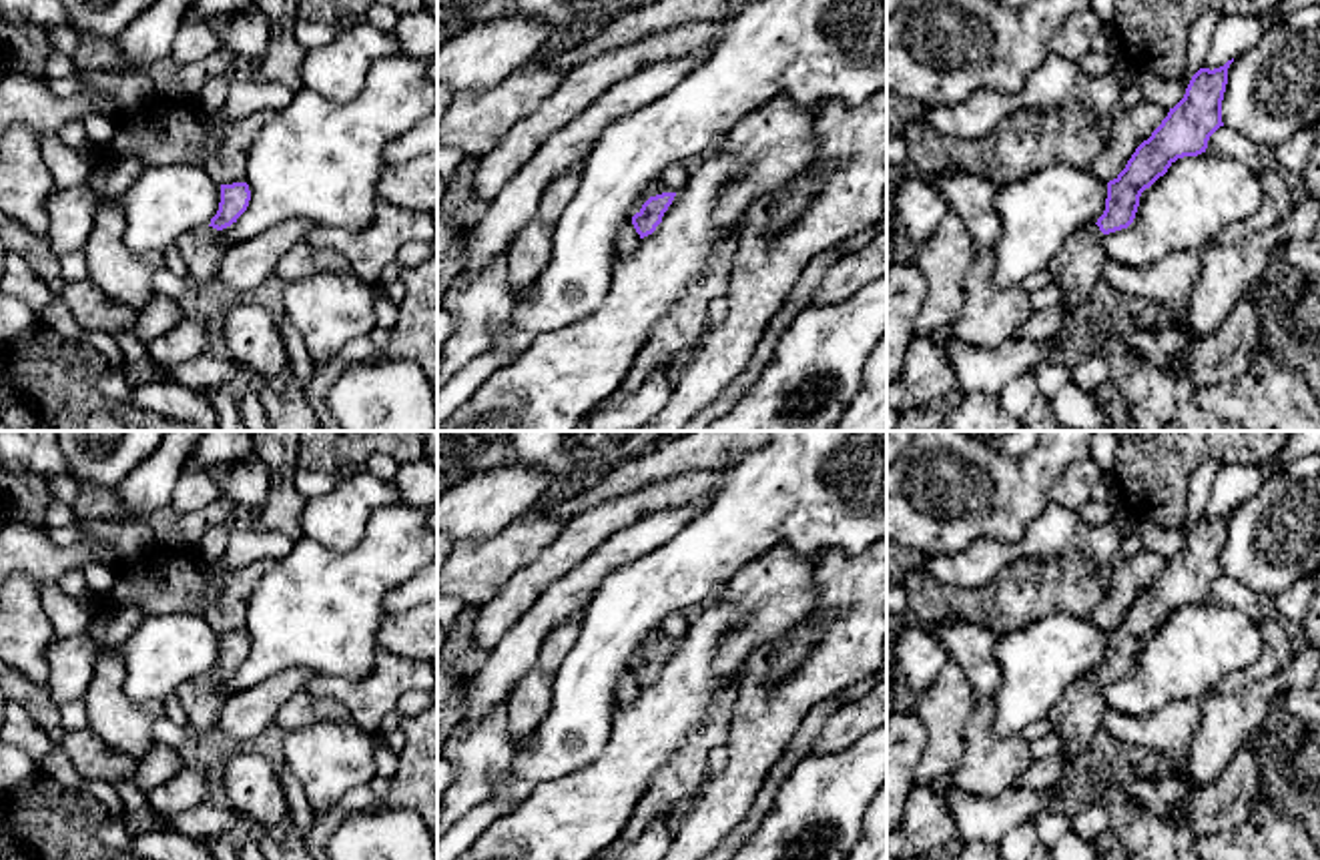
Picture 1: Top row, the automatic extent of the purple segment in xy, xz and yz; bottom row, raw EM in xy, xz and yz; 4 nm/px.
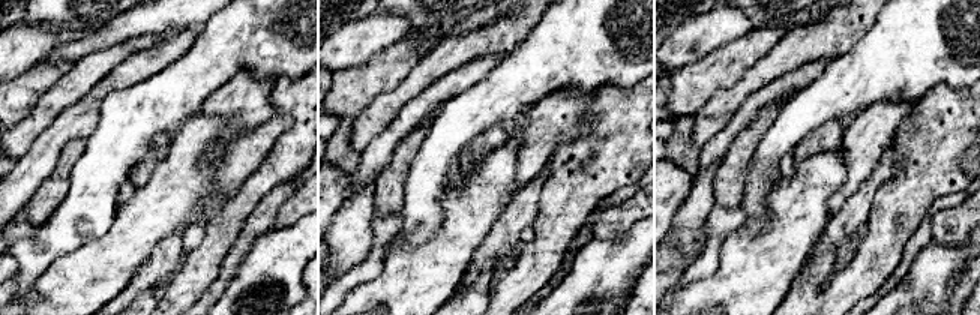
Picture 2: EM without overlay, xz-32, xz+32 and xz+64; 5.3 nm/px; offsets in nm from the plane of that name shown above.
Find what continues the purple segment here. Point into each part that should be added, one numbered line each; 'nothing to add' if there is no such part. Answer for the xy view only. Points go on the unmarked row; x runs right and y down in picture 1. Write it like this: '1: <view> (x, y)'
1: xy (203, 698)

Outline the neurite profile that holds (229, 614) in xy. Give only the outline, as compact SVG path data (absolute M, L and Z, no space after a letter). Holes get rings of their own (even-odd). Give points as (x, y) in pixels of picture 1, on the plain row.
M263 557L225 577L223 593L217 603L205 609L203 619L219 633L247 631L249 601L277 559Z

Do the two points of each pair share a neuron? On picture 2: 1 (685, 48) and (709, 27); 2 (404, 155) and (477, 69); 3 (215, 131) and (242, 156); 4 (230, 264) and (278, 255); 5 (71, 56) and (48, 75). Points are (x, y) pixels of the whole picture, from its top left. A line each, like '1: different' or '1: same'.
1: same
2: different
3: same
4: different
5: different

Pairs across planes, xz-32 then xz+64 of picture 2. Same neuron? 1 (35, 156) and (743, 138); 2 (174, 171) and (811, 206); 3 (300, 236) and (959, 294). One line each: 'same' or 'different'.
1: different
2: same
3: different

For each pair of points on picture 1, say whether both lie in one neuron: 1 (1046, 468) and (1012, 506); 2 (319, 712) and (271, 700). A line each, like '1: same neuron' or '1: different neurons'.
1: same neuron
2: different neurons

